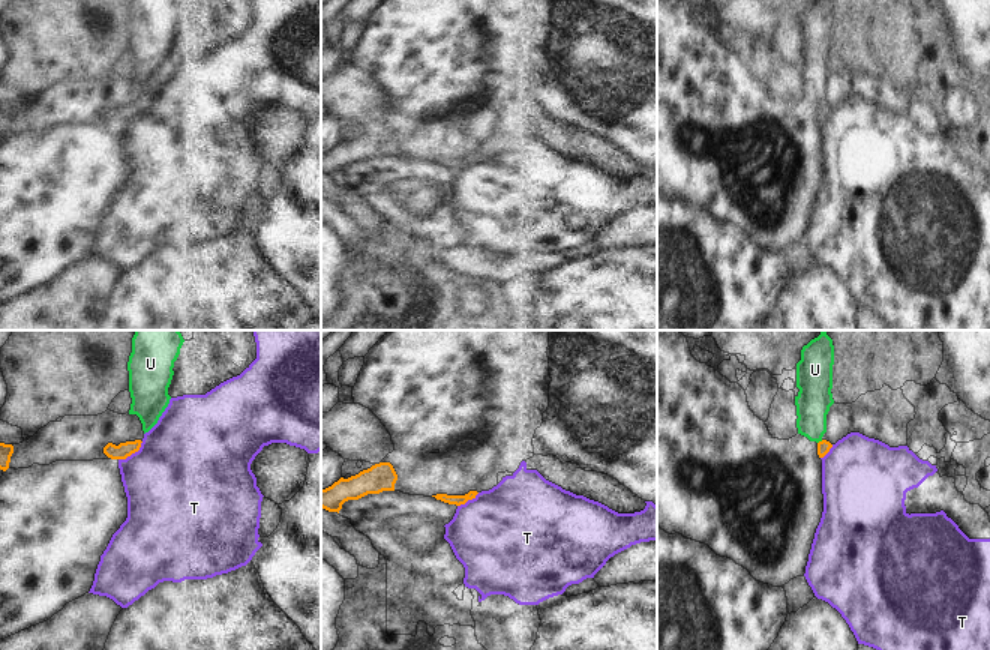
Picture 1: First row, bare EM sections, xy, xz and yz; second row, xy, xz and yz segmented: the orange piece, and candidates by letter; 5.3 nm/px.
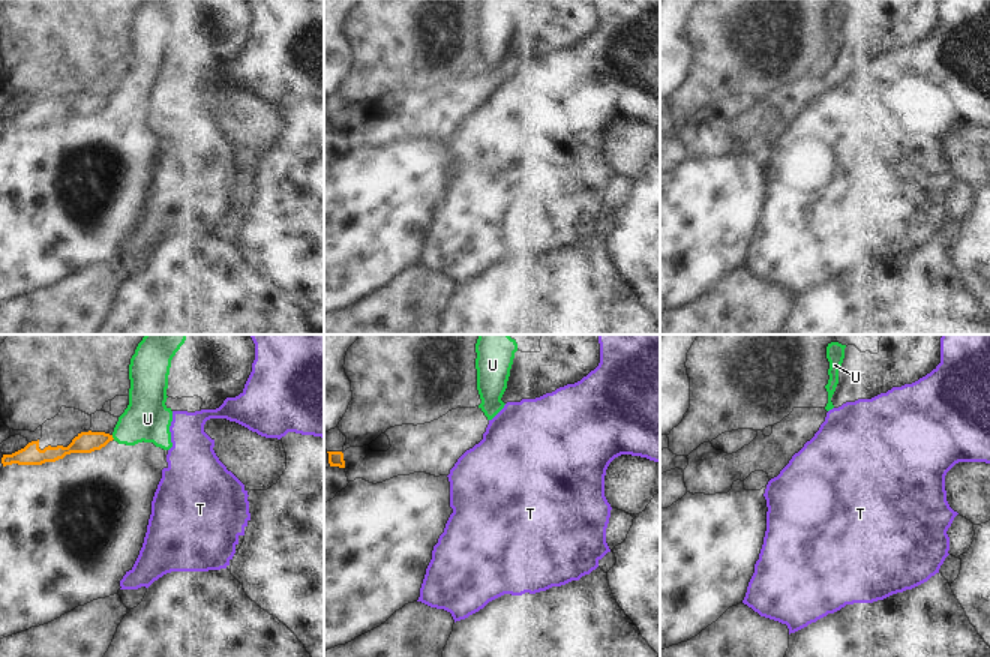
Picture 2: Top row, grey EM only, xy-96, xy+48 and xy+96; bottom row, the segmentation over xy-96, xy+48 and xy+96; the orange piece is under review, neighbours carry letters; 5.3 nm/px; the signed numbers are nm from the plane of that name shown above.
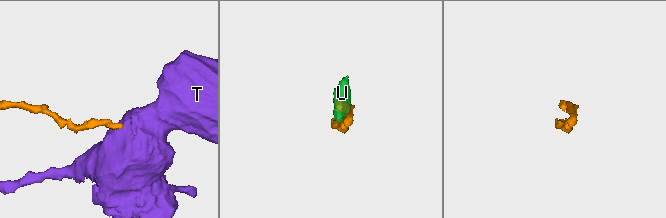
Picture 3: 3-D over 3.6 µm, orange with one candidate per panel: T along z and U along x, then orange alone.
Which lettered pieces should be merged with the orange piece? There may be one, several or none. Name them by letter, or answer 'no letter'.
no letter

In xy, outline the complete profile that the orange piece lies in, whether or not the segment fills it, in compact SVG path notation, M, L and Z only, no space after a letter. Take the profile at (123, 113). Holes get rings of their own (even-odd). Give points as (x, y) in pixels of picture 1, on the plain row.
M141 104L120 107L118 110L108 107L104 111L104 117L111 123L126 123L141 111Z

